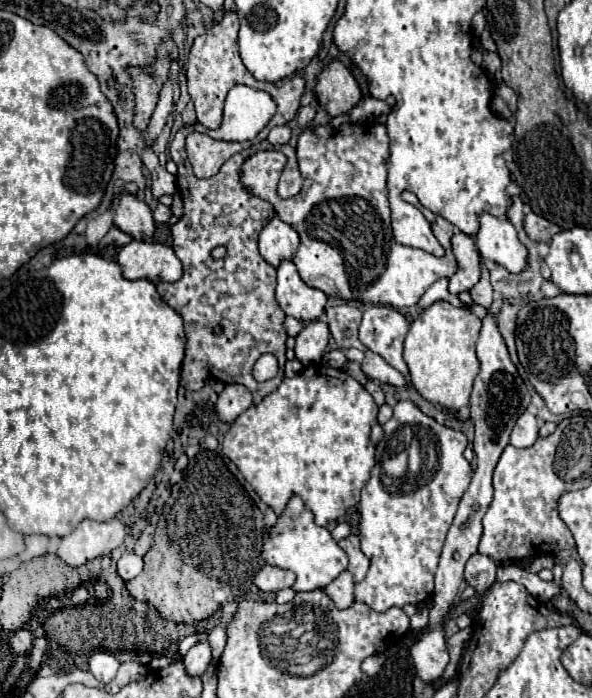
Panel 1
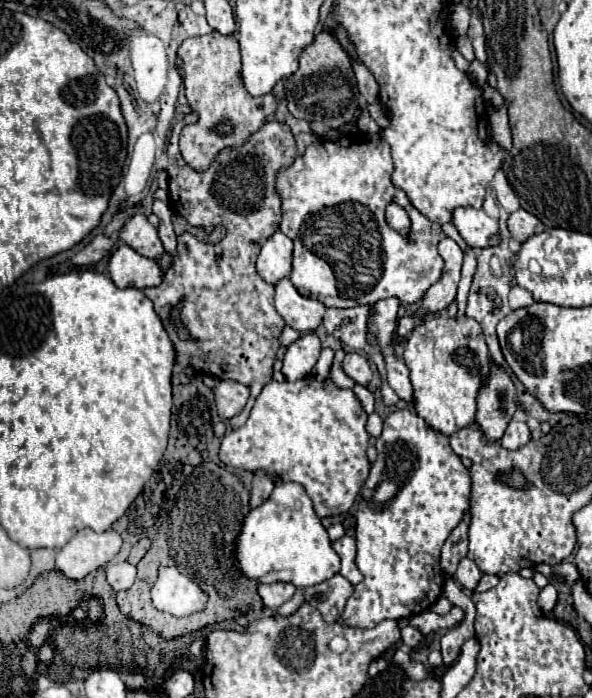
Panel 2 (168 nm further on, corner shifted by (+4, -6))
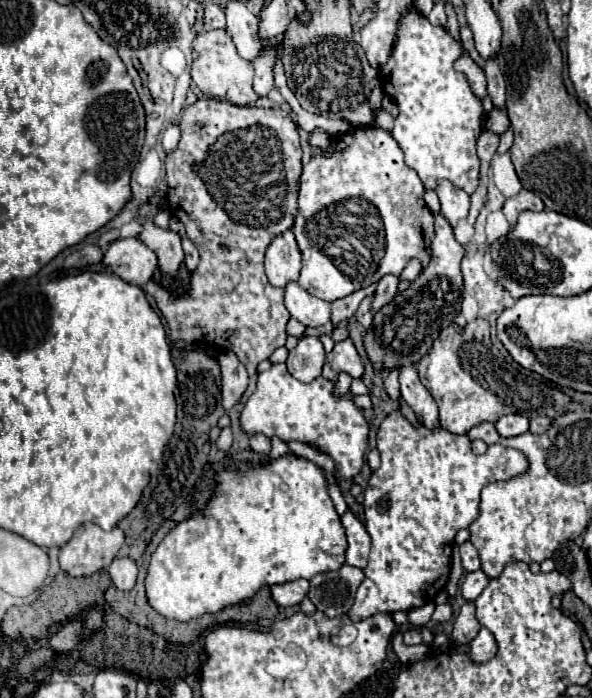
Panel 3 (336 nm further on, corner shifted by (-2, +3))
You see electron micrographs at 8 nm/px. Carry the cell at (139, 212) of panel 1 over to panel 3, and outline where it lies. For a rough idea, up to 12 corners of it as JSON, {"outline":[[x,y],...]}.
{"outline":[[145,220],[139,240],[157,254],[159,270],[175,278],[181,238]]}

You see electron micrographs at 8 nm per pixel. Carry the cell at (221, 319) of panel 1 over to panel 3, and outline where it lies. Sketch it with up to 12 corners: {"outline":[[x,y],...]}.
{"outline":[[201,98],[165,158],[201,248],[171,342],[257,364],[285,346],[263,256],[293,226],[297,124]]}

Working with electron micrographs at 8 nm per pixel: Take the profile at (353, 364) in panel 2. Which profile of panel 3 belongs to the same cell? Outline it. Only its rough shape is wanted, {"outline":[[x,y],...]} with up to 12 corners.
{"outline":[[349,338],[335,344],[327,362],[351,378],[363,374],[361,358]]}

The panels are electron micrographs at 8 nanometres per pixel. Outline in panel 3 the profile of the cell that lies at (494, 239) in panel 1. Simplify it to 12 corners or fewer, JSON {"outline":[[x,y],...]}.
{"outline":[[449,180],[435,188],[441,214],[457,224],[467,218],[469,196]]}

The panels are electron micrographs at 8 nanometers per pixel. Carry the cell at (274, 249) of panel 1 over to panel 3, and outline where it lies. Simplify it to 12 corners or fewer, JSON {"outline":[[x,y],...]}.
{"outline":[[291,230],[273,238],[265,272],[273,286],[299,278],[301,252]]}

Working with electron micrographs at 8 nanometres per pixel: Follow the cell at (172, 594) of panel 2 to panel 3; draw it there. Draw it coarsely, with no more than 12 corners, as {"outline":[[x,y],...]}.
{"outline":[[323,468],[215,472],[151,556],[187,622],[345,564]]}

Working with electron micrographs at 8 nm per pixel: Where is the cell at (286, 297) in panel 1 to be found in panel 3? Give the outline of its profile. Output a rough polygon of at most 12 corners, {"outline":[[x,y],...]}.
{"outline":[[297,282],[285,288],[285,306],[303,326],[323,326],[329,302]]}

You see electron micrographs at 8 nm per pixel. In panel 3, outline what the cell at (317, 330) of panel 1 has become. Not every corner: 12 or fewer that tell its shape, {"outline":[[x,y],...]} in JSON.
{"outline":[[317,336],[299,338],[287,368],[299,382],[321,376],[325,350]]}

